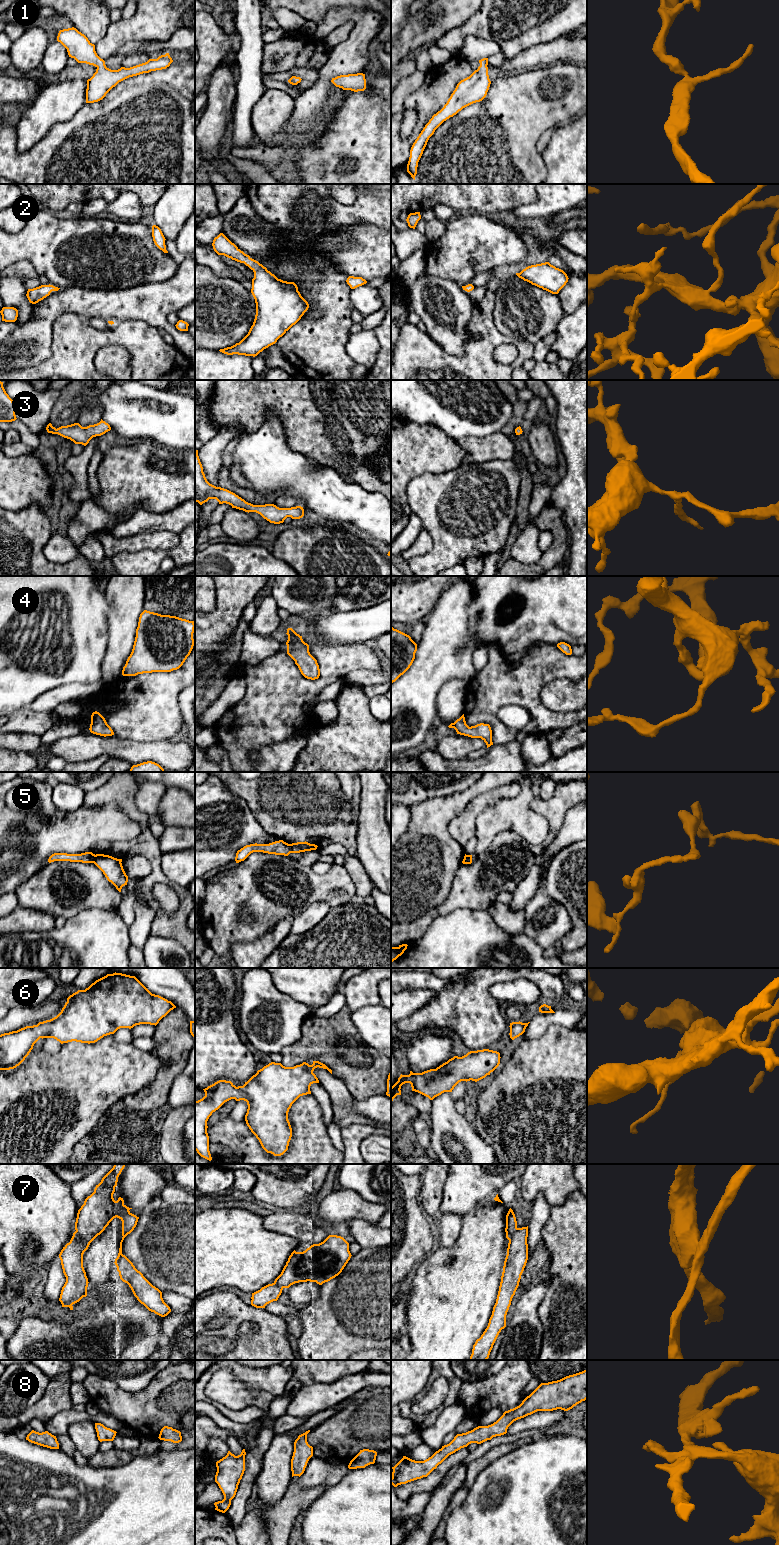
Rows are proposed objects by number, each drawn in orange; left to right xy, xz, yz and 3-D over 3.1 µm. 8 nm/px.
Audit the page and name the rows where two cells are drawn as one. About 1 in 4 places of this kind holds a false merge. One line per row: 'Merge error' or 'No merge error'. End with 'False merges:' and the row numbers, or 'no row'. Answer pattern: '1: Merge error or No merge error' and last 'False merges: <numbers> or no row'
1: No merge error
2: No merge error
3: No merge error
4: No merge error
5: Merge error
6: No merge error
7: Merge error
8: No merge error
False merges: 5, 7

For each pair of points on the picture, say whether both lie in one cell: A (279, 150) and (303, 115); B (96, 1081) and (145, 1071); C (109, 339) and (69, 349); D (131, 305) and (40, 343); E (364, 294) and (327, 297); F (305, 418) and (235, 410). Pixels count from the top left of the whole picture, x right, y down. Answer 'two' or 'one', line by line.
A: one
B: one
C: one
D: one
E: two
F: one

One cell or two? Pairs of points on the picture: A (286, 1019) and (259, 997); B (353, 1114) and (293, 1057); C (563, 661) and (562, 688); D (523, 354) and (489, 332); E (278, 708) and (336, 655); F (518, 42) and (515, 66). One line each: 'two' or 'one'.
A: one
B: two
C: two
D: one
E: one
F: two

